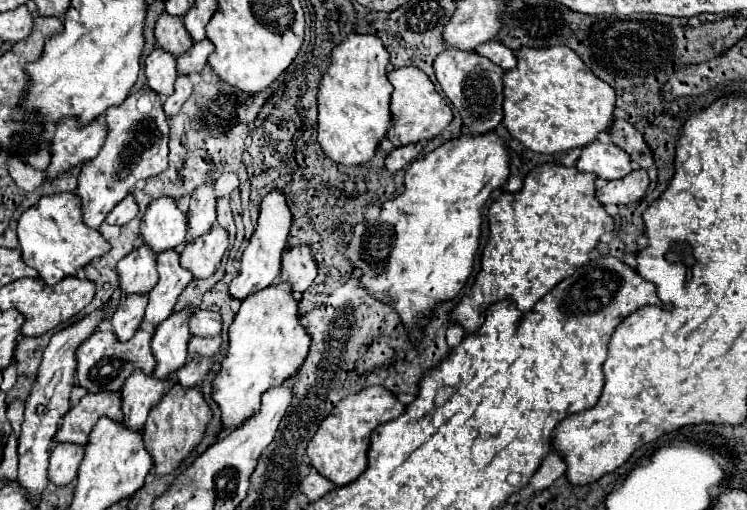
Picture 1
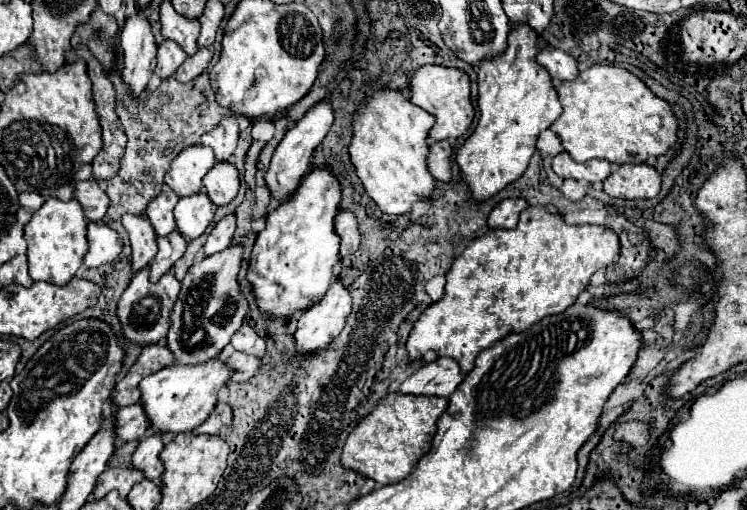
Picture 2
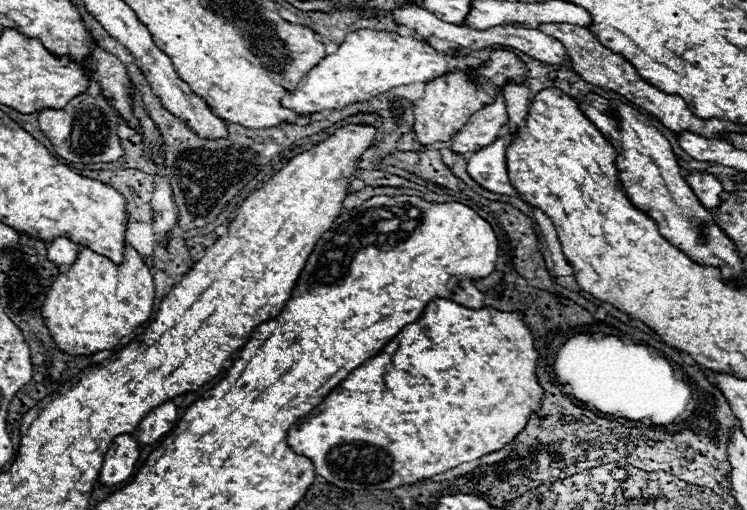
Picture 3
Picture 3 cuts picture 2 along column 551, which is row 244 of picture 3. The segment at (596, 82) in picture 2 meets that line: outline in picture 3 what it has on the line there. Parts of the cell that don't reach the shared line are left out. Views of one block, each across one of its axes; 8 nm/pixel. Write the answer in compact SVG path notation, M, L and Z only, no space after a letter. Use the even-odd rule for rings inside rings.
M130 244L124 248L124 264L120 266L90 248L82 248L78 260L52 282L42 306L42 318L62 352L68 352L68 356L90 356L120 346L122 338L150 318L152 306L154 282L150 270Z

